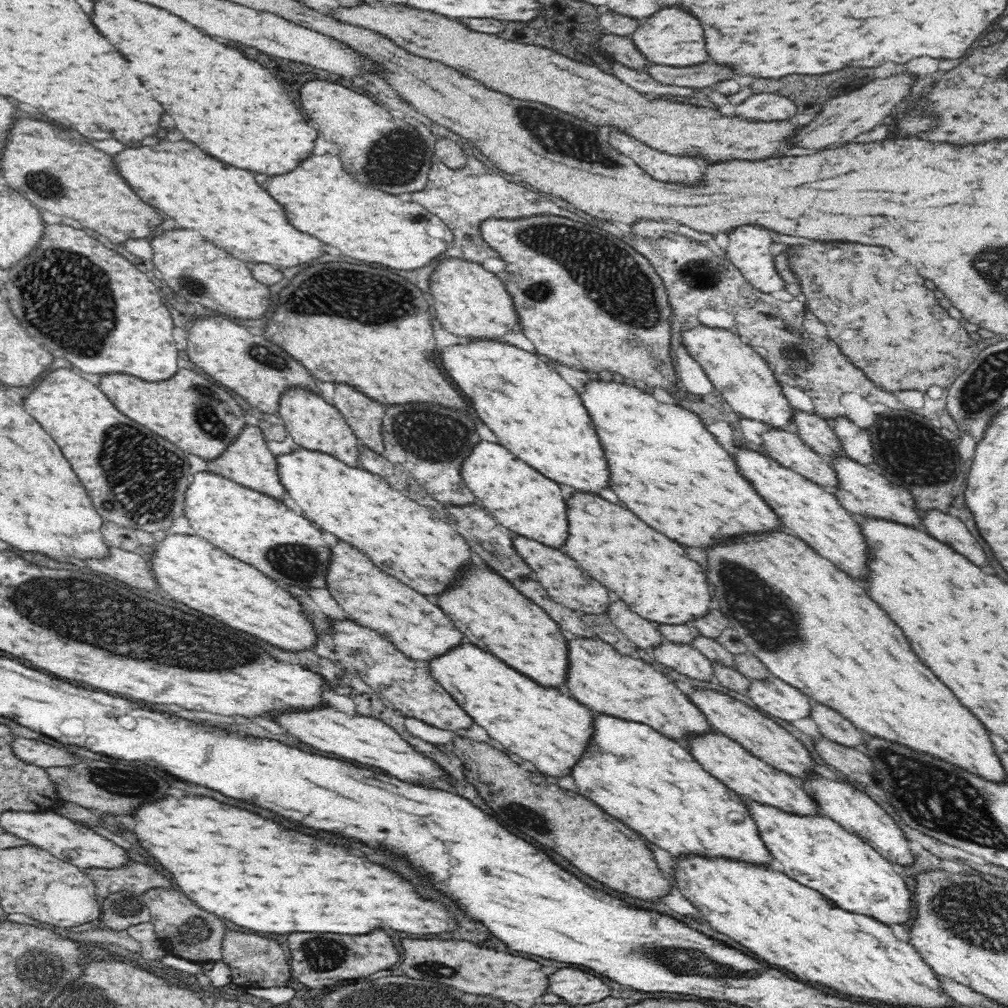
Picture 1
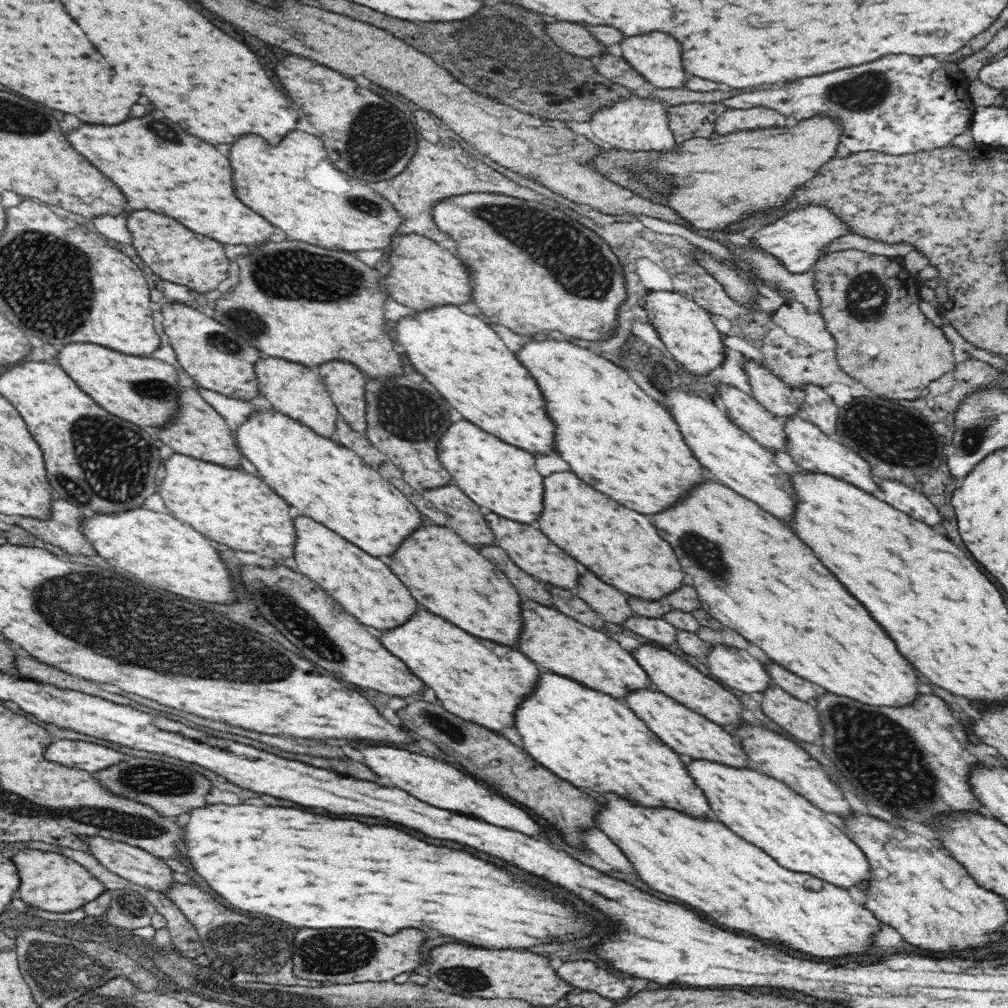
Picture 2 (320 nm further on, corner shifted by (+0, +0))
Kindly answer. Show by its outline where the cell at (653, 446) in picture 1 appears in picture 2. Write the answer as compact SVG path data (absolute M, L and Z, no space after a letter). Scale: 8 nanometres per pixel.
M556 336L550 339L532 339L516 355L540 382L548 400L550 414L560 426L560 457L570 463L572 472L596 490L612 496L616 502L630 510L646 516L656 516L686 500L692 490L712 481L712 476L684 439L676 417L662 402L648 396L626 374L622 366L604 359L602 355L594 354L590 349Z

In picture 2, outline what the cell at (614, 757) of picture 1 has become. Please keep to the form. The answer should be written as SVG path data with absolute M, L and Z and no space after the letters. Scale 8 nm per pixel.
M544 671L536 692L520 706L516 730L532 758L576 788L586 788L603 797L610 794L622 796L641 809L670 808L692 818L716 819L707 794L692 777L685 757L664 744L639 715L619 698Z

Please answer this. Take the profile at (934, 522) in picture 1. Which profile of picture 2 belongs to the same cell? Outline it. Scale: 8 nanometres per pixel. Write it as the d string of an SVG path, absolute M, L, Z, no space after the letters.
M880 479L878 482L882 490L882 500L896 510L930 526L944 524L944 515L940 514L938 506L919 490L911 489L896 480Z

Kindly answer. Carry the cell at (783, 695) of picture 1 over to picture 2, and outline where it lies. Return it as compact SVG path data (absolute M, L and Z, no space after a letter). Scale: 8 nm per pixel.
M712 647L705 664L716 680L745 695L762 696L776 685L764 663L744 649Z

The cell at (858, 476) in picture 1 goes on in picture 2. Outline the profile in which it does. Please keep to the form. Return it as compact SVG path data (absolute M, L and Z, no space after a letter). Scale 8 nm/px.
M799 416L788 418L784 429L788 433L788 454L792 456L793 461L802 470L812 474L824 474L830 478L835 478L837 481L847 482L863 490L866 494L881 497L882 490L880 490L875 474L872 473L872 465L866 462L859 454L827 435L815 424Z

